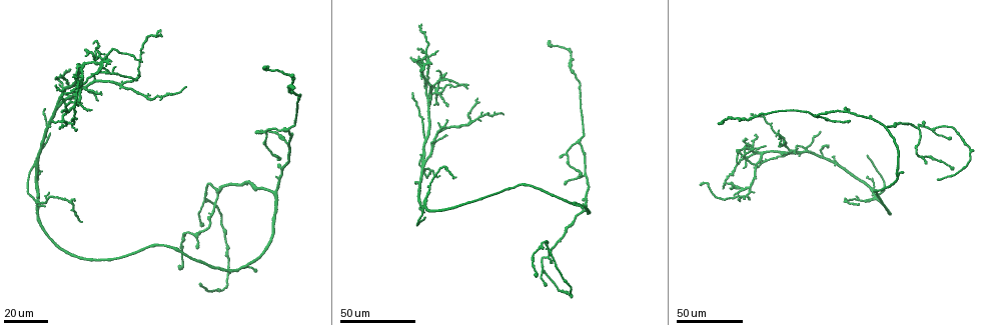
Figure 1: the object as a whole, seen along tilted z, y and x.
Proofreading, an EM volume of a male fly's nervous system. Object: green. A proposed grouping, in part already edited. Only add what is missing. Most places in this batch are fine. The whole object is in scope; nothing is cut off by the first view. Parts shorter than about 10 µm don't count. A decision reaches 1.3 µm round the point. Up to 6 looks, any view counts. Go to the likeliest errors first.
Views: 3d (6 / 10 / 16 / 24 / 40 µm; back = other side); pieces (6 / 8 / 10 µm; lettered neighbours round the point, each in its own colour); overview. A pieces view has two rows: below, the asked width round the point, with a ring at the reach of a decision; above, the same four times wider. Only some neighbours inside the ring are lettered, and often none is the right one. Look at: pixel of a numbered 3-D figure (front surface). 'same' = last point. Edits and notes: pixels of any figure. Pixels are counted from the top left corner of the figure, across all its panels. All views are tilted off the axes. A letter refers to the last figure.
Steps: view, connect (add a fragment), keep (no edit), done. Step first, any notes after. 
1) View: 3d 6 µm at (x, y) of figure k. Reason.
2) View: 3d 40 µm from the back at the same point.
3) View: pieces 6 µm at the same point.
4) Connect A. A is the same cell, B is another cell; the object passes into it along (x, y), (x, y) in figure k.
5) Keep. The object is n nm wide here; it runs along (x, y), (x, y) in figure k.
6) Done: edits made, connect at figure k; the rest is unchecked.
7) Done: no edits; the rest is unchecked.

View: 3d 24 µm at (49, 134) of figure 1. Long arm stops here.

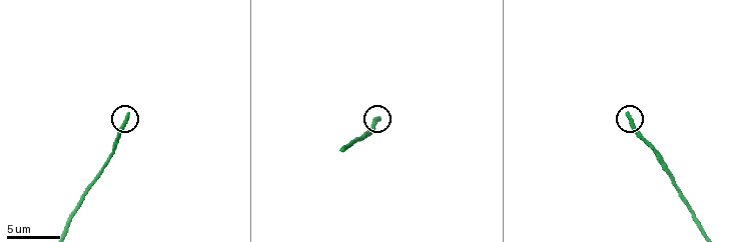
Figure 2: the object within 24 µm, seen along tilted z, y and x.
View: pieces 8 µm at (629, 115) of figure 2. What lies round it.

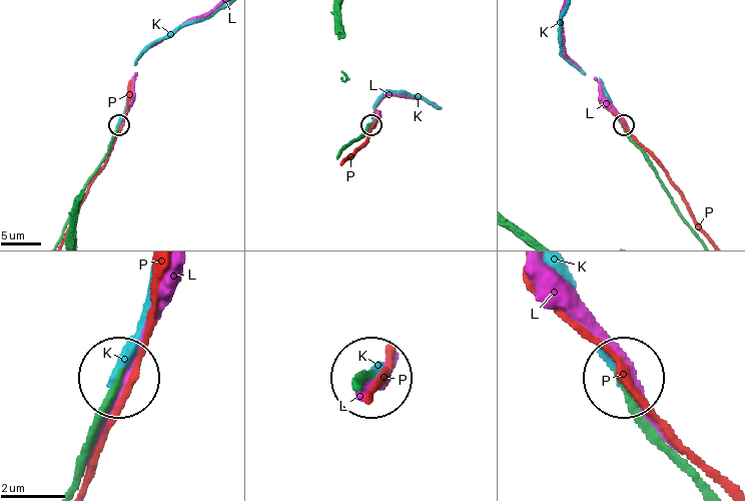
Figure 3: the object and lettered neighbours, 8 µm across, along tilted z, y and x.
Connect K. The object is 210 nm wide here; K is the same cell, L and P are other cells; the object passes into it along (108, 149), (143, 53), (154, 41), (204, 18) in figure 3; the neuron continues.

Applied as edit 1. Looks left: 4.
View: 3d 24 µm at (719, 124) of figure 1. Branch stops here.

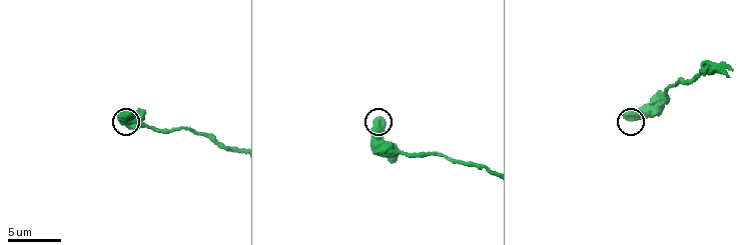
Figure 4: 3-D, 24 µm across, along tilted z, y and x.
View: pieces 8 µm at (623, 112) of figure 4. What lies round it.

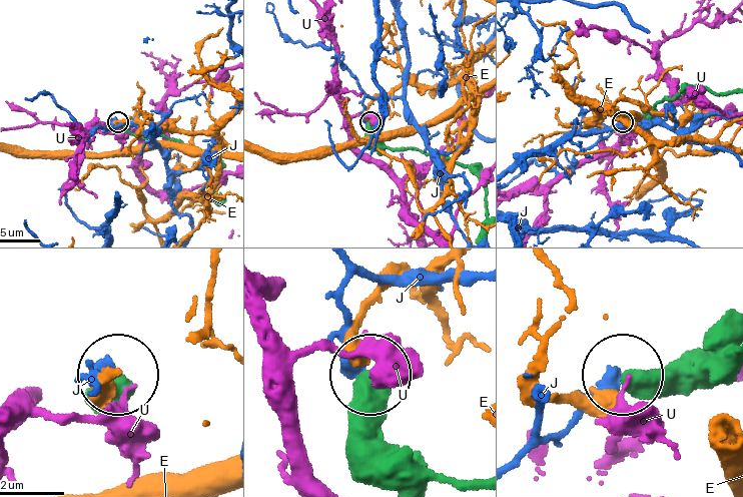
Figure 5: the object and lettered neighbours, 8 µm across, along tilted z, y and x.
Keep. E, J and U are other cells; it runs along (730, 361), (630, 374) in figure 5; no lettered fragment goes on from it.

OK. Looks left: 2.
View: 3d 40 µm at (818, 131) of figure 1. Branch stops here.

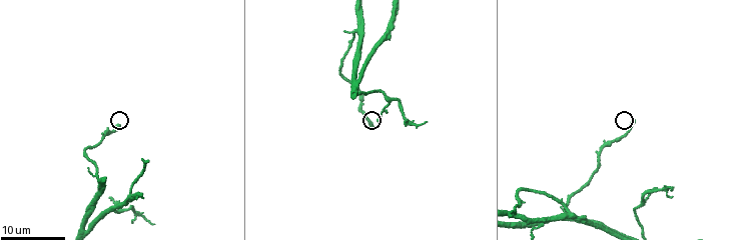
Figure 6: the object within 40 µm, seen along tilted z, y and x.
View: pieces 6 µm at (631, 120) of figure 6.

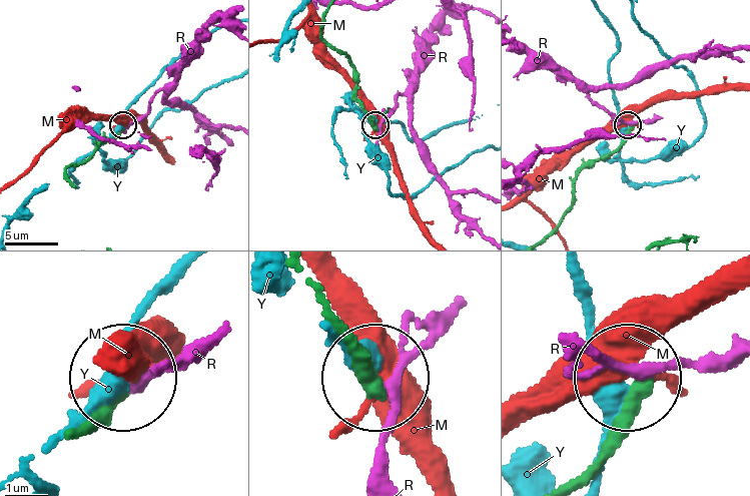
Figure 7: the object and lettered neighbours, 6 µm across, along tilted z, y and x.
Keep. M, R and Y are other cells; it runs along (546, 234), (571, 206), (577, 176), (608, 156), (627, 128) in figure 7; none of them fits.

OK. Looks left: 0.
Done: edits made, connect at figure 3; the rest is unchecked.

